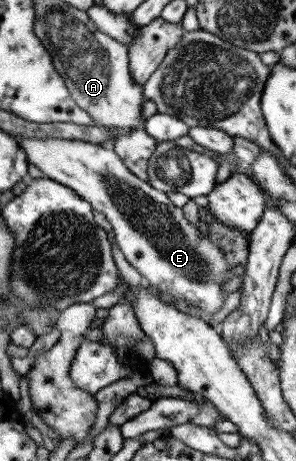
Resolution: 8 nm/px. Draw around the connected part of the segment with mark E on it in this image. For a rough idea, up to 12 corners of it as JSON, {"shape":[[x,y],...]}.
{"shape":[[16,141],[102,212],[143,281],[204,312],[234,275],[208,231],[114,150]]}

